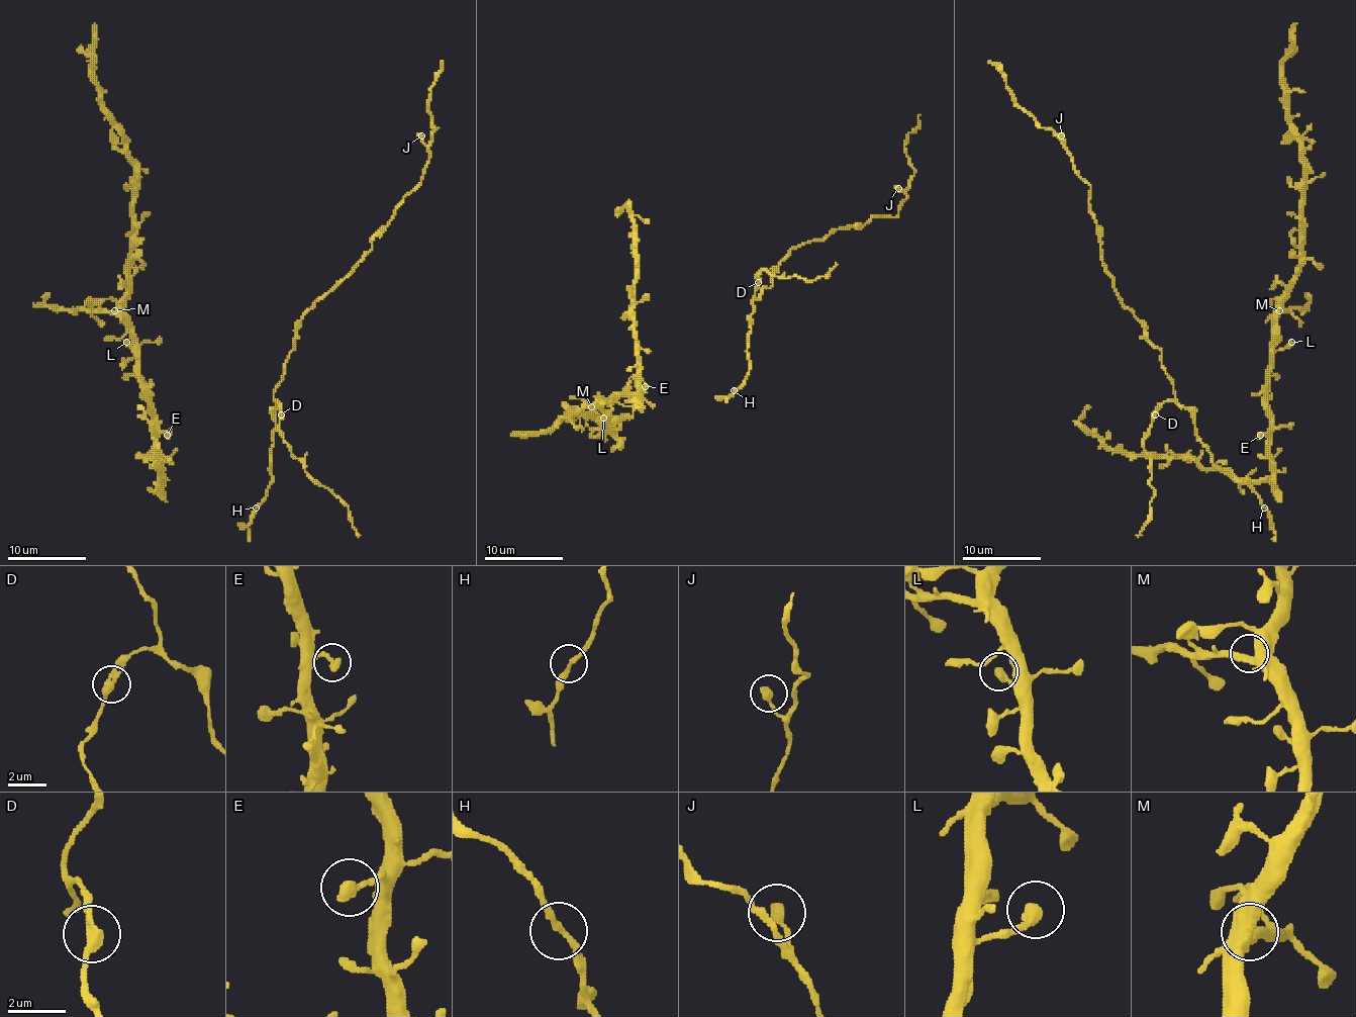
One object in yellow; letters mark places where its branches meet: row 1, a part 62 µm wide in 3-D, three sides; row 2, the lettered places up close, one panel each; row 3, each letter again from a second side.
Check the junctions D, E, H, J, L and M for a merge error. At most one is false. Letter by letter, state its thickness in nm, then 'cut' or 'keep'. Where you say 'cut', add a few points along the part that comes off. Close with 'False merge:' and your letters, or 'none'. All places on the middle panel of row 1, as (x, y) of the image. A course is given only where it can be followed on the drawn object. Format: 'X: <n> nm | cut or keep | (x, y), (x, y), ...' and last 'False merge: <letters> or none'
D: 320 nm | cut | (759, 282), (757, 276), (763, 270), (784, 278), (815, 280), (826, 276), (836, 263)
E: 400 nm | keep
H: 200 nm | keep
J: 360 nm | keep
L: 440 nm | keep
M: 420 nm | keep
False merge: D

